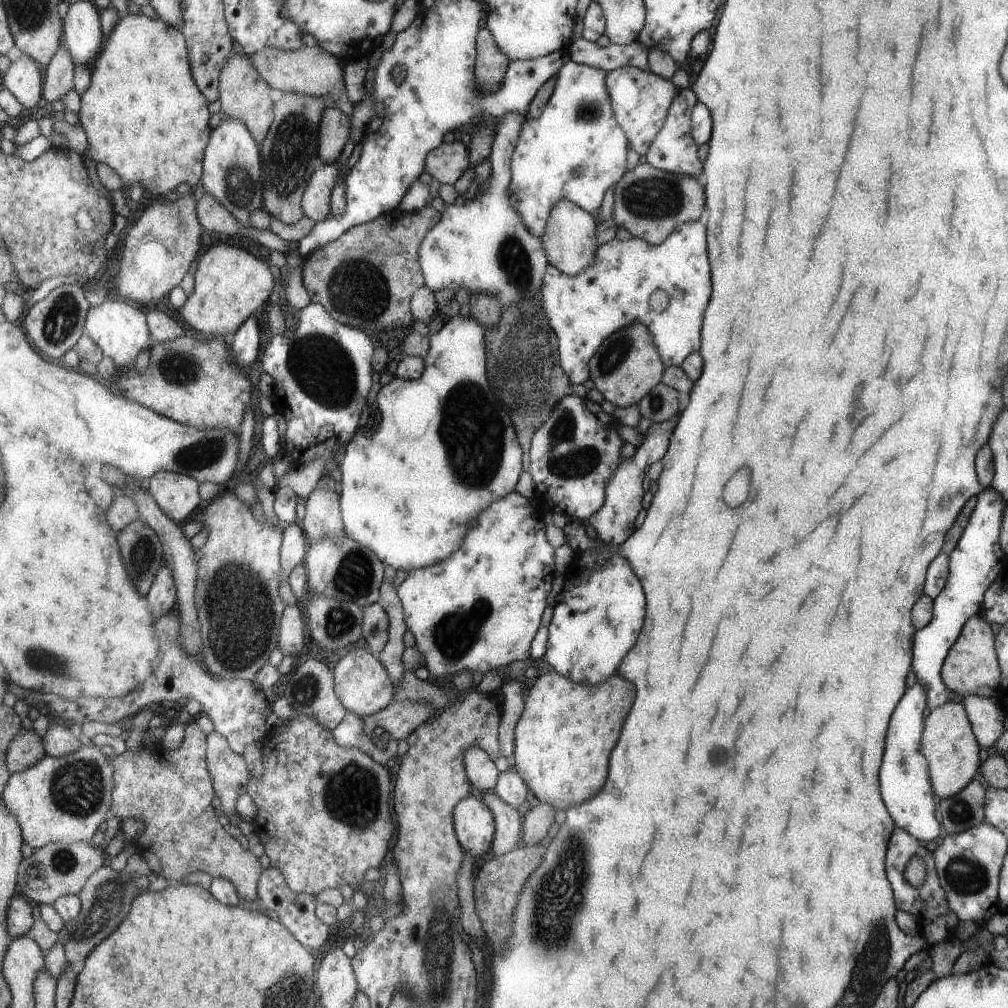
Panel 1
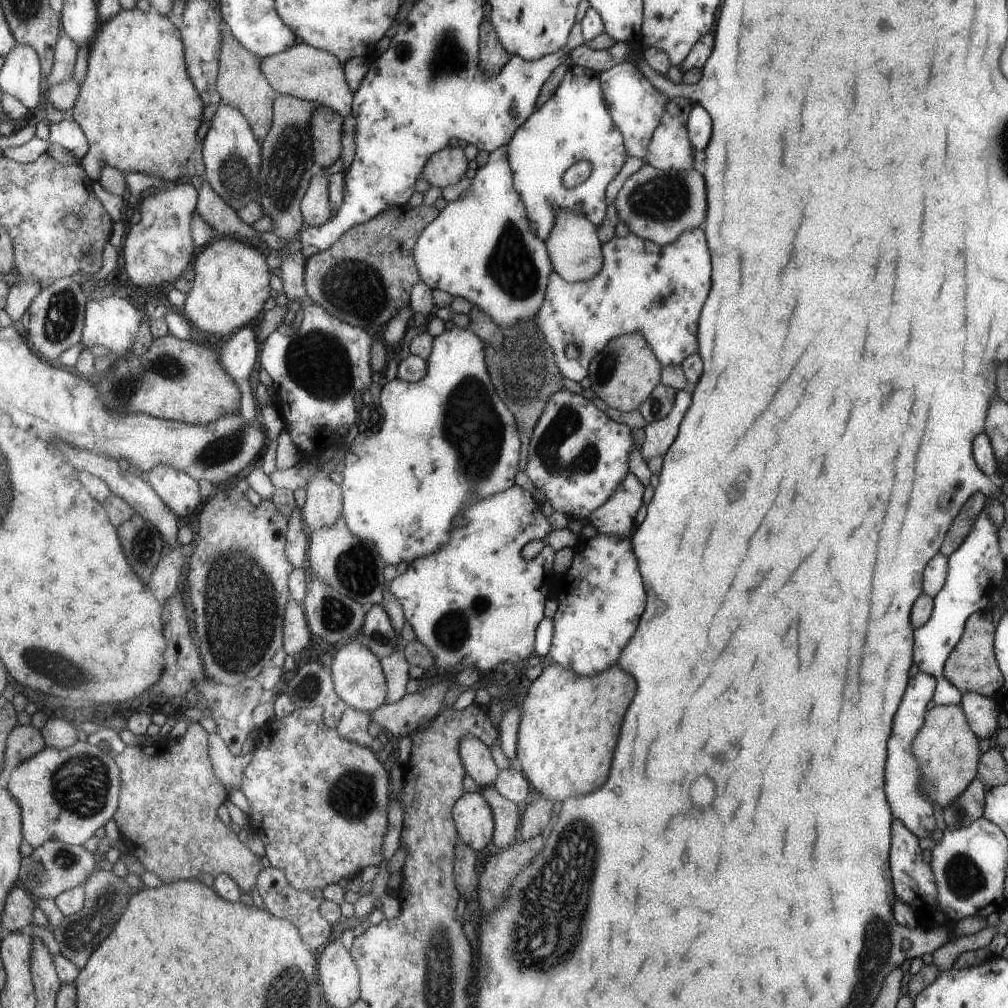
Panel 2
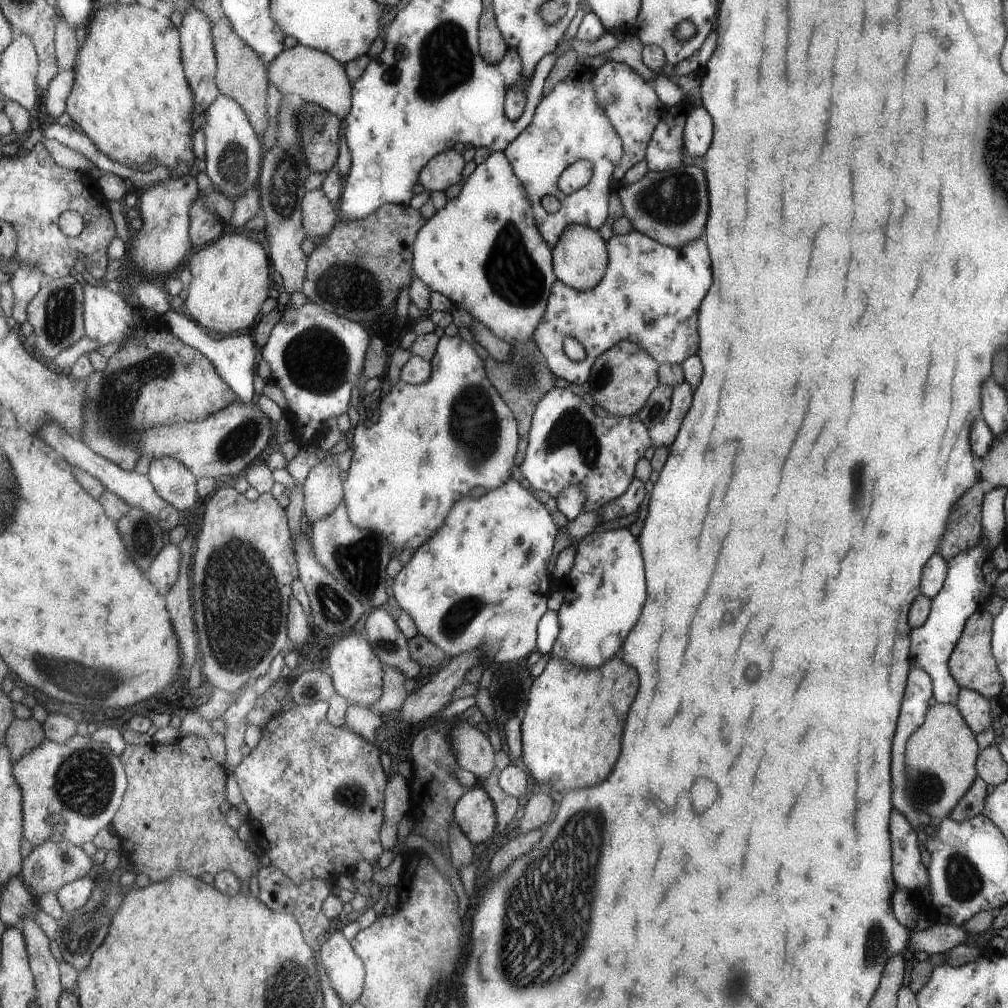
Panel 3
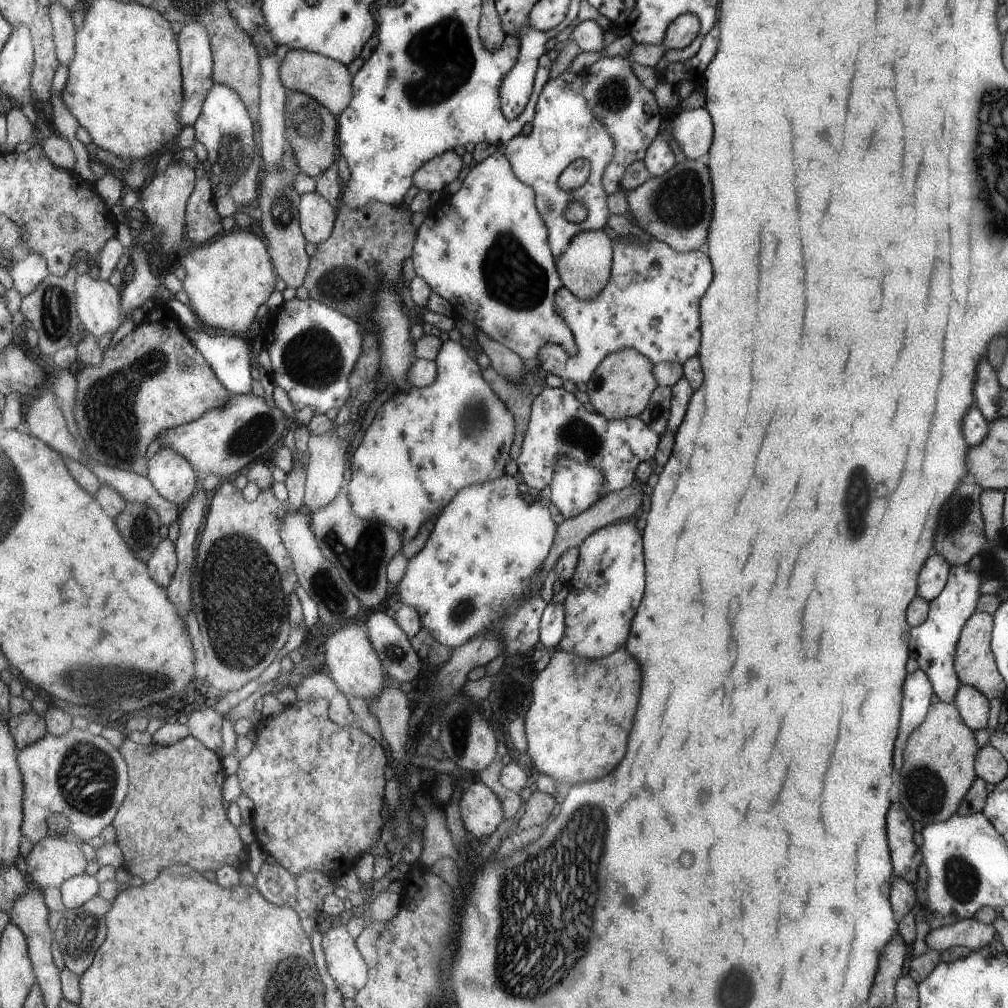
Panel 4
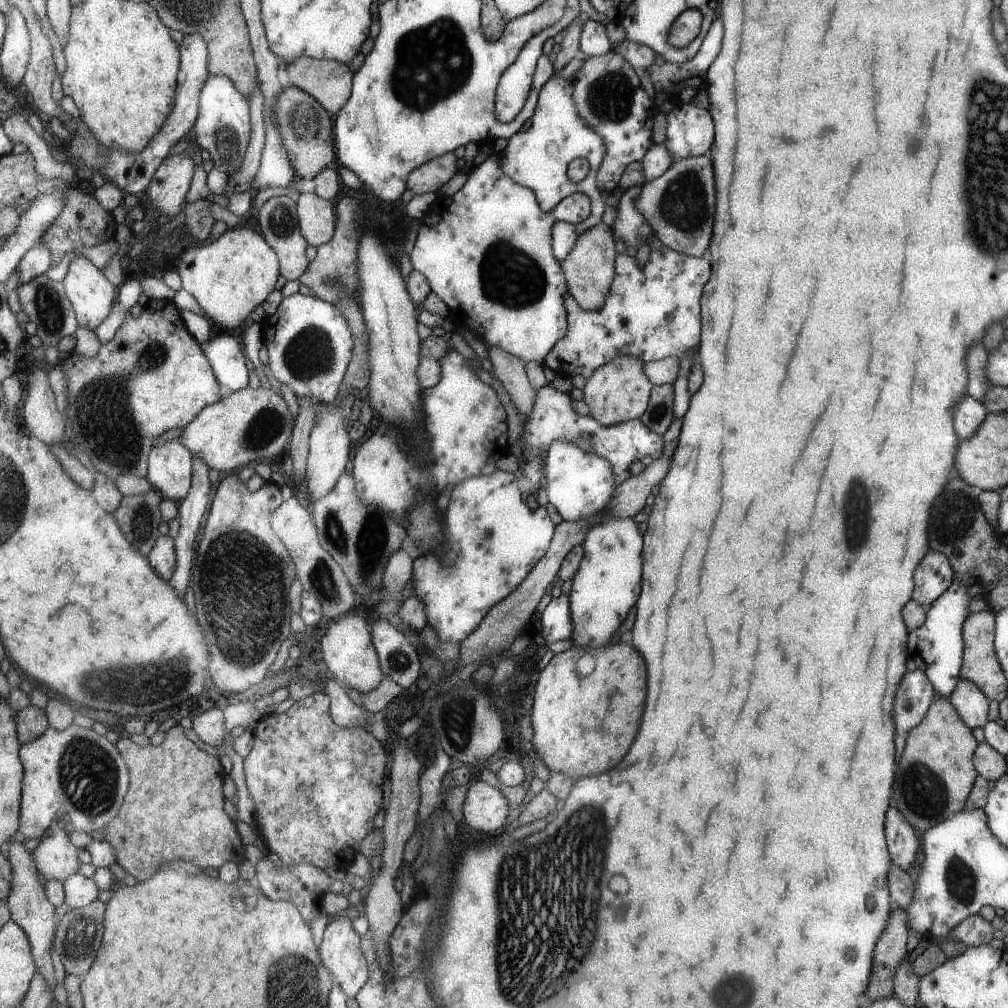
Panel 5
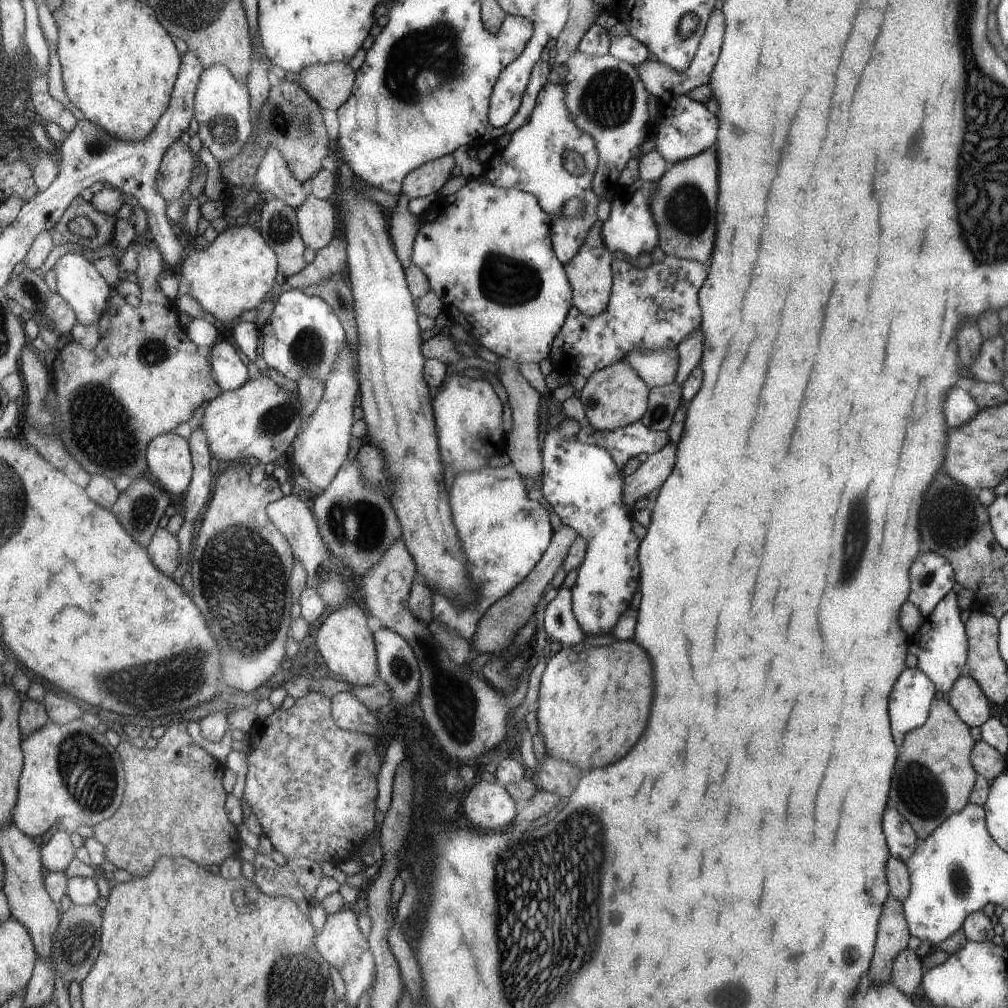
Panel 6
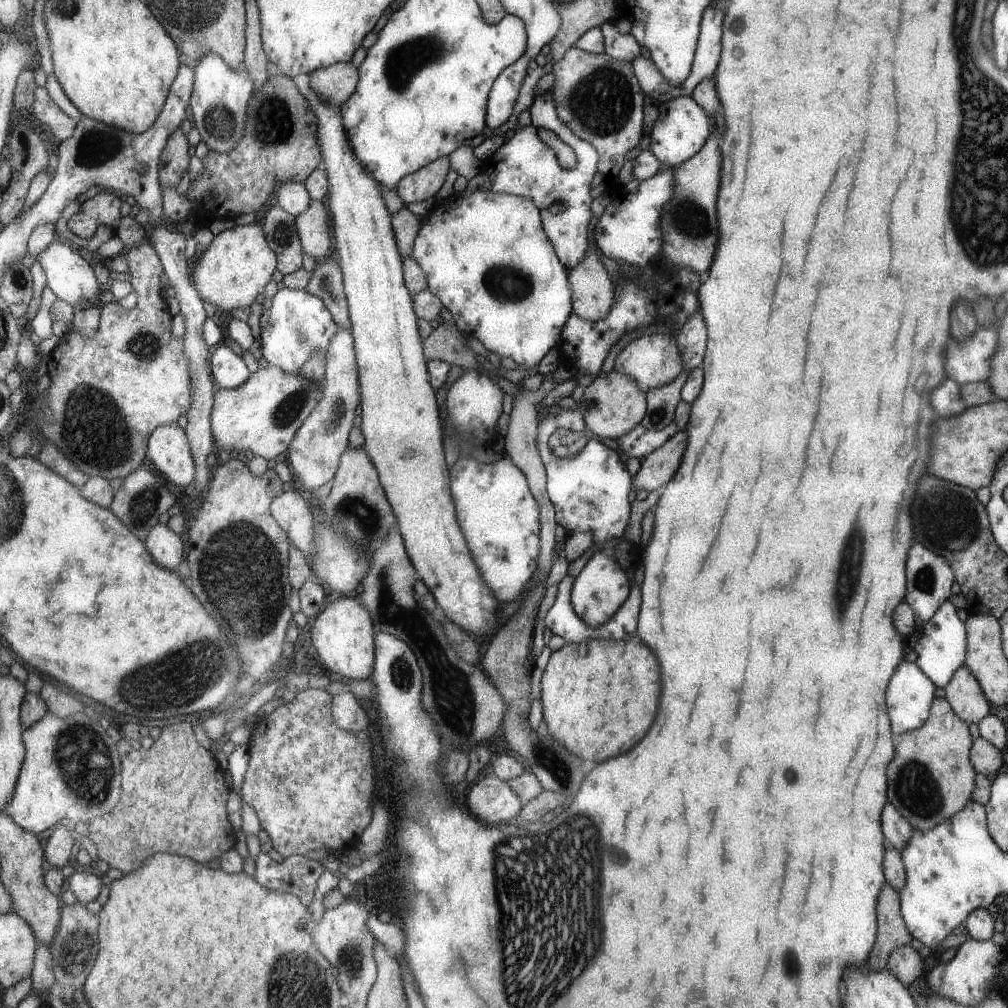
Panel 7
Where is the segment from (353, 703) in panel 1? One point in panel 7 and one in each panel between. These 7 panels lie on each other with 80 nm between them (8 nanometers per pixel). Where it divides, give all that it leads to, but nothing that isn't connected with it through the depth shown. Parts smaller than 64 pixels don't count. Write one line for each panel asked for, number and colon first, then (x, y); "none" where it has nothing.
2: (358, 681)
3: (355, 671)
4: (353, 666)
5: (347, 652)
6: (344, 642)
7: (341, 634)

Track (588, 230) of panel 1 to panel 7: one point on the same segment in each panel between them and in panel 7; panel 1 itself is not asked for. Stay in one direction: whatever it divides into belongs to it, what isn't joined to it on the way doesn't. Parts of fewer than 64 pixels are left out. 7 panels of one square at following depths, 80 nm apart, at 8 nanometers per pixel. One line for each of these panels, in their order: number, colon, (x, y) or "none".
2: (575, 252)
3: (579, 259)
4: (584, 266)
5: (587, 268)
6: (588, 271)
7: (592, 298)

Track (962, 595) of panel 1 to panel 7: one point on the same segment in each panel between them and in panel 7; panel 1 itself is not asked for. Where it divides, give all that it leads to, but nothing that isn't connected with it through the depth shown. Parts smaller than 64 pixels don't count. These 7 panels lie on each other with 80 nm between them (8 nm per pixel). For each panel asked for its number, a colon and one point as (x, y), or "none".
2: (976, 566)
3: (970, 576)
4: (934, 641)
5: (937, 649)
6: (939, 645)
7: (941, 648)

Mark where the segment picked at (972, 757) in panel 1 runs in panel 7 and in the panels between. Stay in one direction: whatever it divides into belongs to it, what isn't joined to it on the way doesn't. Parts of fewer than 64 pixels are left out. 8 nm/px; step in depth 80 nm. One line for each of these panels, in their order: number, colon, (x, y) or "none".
2: (946, 751)
3: (940, 759)
4: (938, 768)
5: (935, 774)
6: (935, 776)
7: (931, 778)

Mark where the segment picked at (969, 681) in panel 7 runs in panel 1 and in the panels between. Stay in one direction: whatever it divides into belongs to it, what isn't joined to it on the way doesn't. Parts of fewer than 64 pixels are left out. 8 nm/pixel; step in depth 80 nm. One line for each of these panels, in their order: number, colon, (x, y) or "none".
1: (988, 726)
2: (981, 712)
3: (974, 708)
4: (972, 705)
5: (971, 704)
6: (967, 699)

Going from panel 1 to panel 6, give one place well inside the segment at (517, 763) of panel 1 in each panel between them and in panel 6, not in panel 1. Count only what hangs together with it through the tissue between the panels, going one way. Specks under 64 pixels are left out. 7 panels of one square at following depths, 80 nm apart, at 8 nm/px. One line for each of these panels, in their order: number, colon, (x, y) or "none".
2: (568, 726)
3: (562, 746)
4: (569, 736)
5: (569, 737)
6: (570, 704)

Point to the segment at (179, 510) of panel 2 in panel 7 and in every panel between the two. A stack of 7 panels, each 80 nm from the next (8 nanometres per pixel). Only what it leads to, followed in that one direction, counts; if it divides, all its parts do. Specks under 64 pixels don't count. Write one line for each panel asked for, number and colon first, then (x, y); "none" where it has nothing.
3: (175, 483)
4: (172, 474)
5: (171, 470)
6: (170, 460)
7: (169, 449)

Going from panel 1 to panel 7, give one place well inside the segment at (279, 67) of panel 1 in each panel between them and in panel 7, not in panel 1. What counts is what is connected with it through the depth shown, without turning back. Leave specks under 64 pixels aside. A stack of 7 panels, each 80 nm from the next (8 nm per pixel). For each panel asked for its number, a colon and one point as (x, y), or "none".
2: (302, 71)
3: (299, 72)
4: (326, 80)
5: (328, 81)
6: (330, 83)
7: (333, 84)

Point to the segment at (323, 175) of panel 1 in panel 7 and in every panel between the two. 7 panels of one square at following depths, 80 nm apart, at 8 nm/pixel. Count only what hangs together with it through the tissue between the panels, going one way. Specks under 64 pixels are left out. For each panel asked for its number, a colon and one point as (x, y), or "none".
2: (314, 206)
3: (318, 215)
4: (316, 216)
5: (317, 216)
6: (316, 218)
7: (311, 225)

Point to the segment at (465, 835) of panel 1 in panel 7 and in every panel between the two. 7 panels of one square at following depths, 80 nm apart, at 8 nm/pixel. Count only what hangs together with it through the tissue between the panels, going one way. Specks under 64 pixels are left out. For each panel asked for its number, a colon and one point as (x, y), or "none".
2: (475, 823)
3: (474, 812)
4: (480, 811)
5: (484, 808)
6: (487, 804)
7: (491, 800)

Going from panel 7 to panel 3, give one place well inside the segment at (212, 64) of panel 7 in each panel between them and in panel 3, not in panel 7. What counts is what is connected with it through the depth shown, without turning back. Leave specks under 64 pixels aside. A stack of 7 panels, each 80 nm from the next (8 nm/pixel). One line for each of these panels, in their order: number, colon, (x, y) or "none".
3: (233, 151)
4: (226, 130)
5: (223, 128)
6: (223, 112)

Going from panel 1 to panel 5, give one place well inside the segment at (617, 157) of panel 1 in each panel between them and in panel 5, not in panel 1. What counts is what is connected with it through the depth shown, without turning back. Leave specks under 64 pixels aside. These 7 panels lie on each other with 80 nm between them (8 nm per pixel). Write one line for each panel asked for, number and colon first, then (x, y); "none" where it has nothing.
2: (574, 123)
3: (568, 124)
4: (563, 128)
5: (537, 159)

